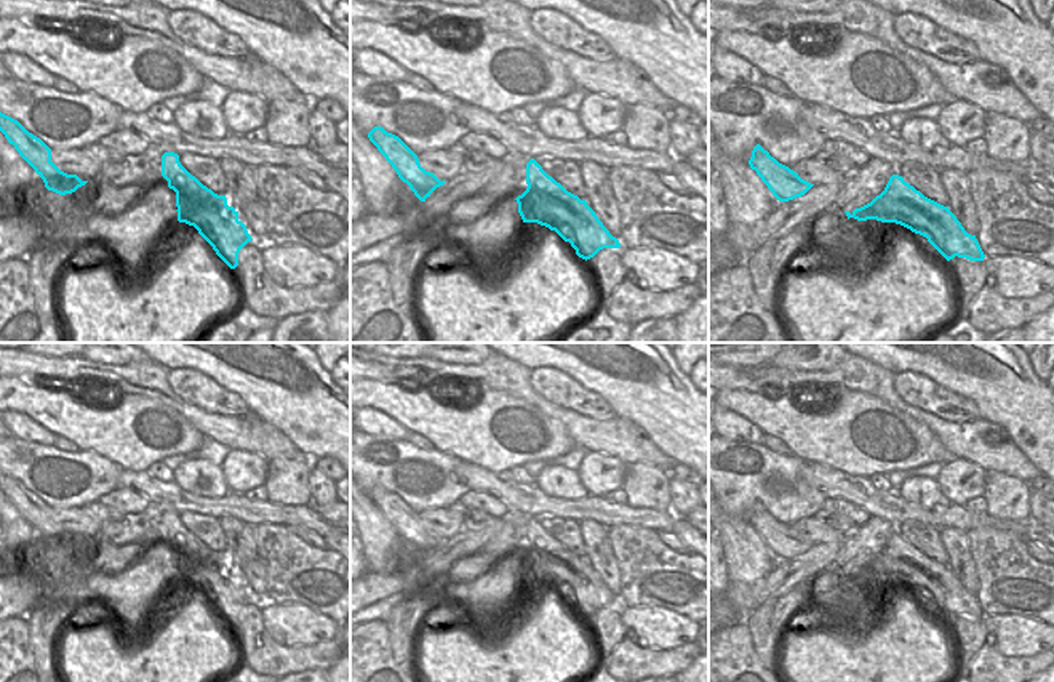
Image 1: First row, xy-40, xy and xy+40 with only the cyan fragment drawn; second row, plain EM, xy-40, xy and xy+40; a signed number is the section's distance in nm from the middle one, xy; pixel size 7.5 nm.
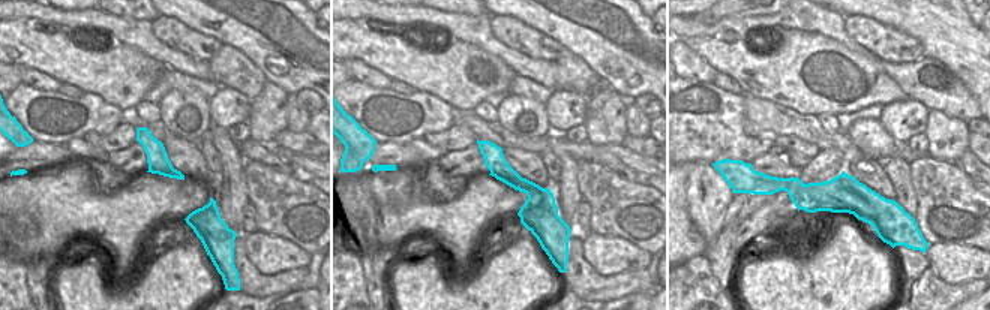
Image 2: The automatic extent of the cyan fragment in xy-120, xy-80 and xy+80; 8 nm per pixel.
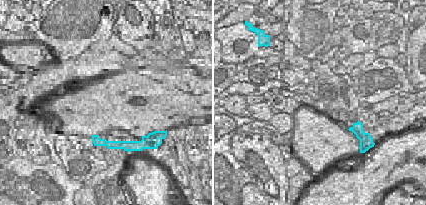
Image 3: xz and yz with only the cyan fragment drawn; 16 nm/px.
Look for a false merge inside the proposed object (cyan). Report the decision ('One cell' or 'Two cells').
Two cells

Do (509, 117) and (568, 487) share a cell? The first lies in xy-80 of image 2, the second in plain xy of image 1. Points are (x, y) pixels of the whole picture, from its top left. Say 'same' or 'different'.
same

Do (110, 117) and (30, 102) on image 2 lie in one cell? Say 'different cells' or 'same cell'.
same cell

